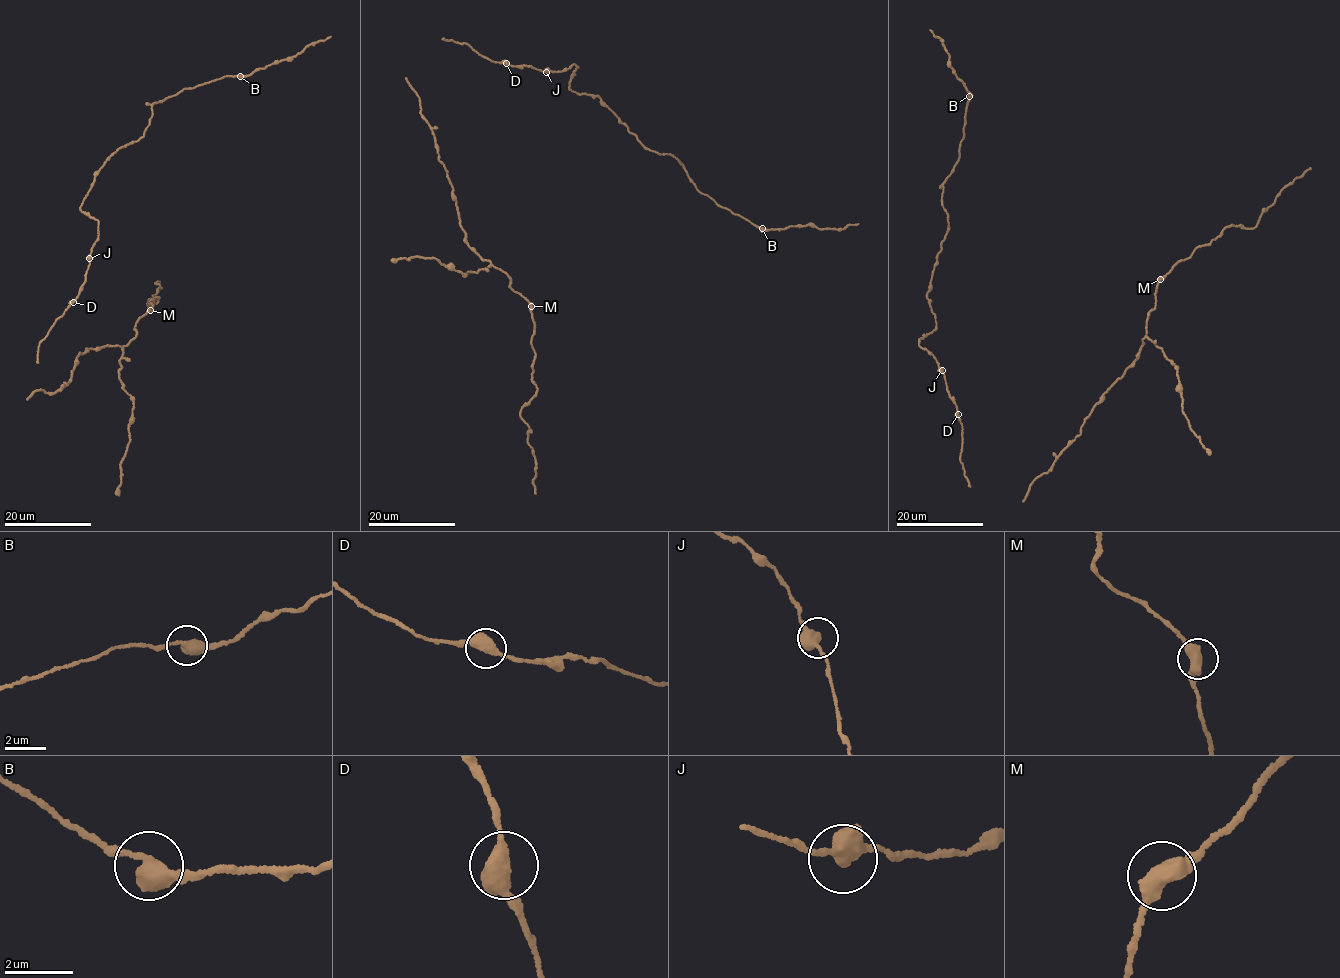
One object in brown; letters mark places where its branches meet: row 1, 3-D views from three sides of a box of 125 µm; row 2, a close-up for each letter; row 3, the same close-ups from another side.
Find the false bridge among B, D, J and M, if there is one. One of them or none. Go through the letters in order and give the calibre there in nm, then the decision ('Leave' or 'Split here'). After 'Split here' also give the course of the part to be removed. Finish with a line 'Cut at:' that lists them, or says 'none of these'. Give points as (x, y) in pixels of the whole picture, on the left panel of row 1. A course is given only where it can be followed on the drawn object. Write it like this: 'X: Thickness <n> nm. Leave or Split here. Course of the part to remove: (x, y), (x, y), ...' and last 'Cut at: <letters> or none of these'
B: Thickness 480 nm. Leave
D: Thickness 440 nm. Leave
J: Thickness 460 nm. Leave
M: Thickness 480 nm. Leave
Cut at: none of these

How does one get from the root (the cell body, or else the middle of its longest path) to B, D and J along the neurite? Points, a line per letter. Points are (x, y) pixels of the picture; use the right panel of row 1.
B: (967, 478), (956, 404), (919, 340), (936, 328), (927, 294), (949, 226), (943, 184), (957, 163), (969, 96)
D: (967, 478), (960, 461), (963, 430), (958, 414)
J: (967, 478), (960, 461), (963, 430), (942, 370)

